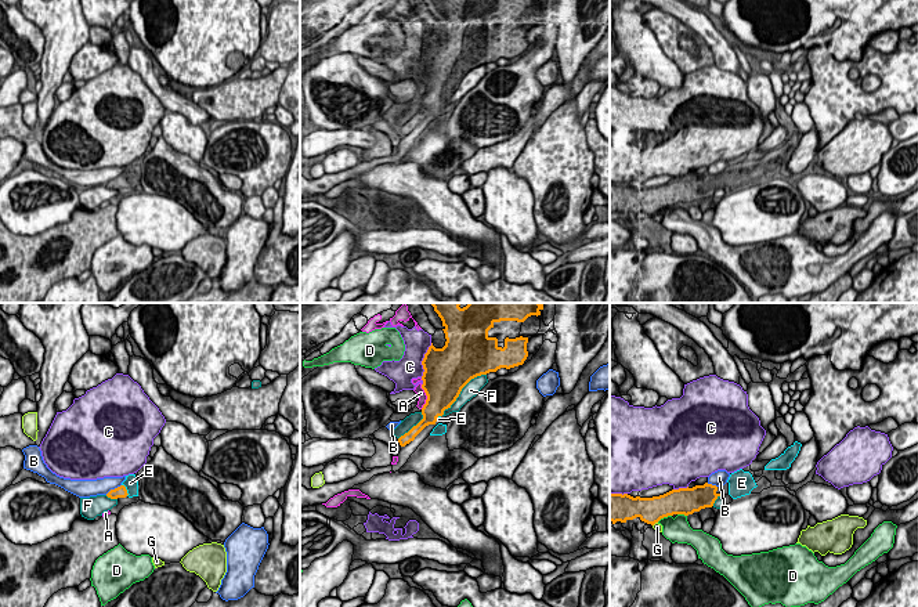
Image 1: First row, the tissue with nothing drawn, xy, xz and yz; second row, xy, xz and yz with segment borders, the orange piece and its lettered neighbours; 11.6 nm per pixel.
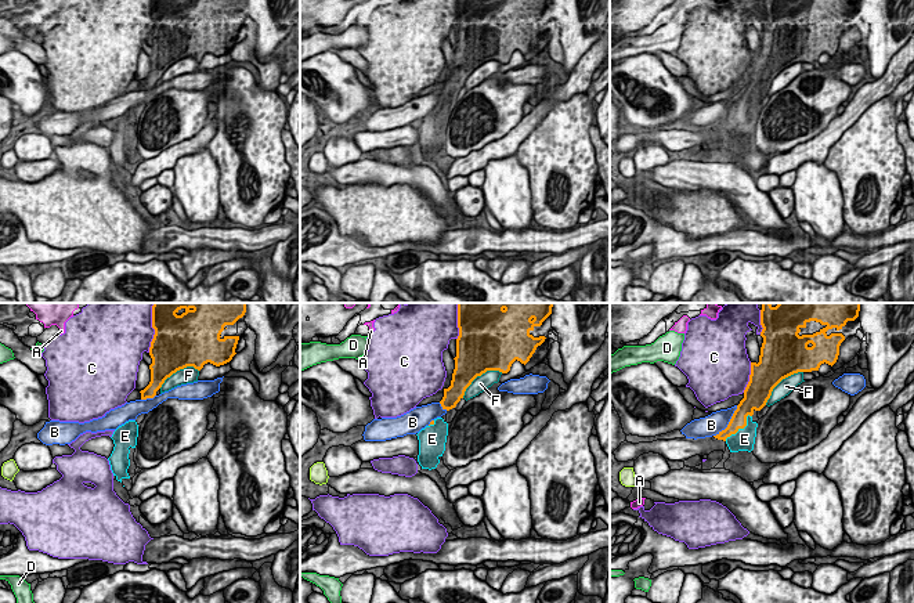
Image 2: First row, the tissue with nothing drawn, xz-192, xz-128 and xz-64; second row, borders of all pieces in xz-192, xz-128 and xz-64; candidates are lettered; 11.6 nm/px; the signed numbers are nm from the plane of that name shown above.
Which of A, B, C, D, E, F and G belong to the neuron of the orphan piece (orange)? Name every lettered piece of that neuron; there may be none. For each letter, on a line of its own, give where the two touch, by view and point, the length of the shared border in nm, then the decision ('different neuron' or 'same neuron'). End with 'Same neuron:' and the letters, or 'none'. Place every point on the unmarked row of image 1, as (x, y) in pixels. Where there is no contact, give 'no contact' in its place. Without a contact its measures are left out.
A: meets orange in xz at (427, 87); contact 280 nm long; different neuron
B: meets orange in xy at (112, 180); contact 220 nm long; different neuron
C: meets orange in xz at (422, 54); contact 500 nm long; different neuron
D: meets orange in yz at (664, 206); contact 190 nm long; different neuron
E: meets orange in xy at (126, 180); contact 160 nm long; same neuron
F: meets orange in xz at (461, 80); contact 700 nm long; different neuron
G: meets orange in yz at (654, 213); contact 80 nm long; different neuron
Same neuron: E

